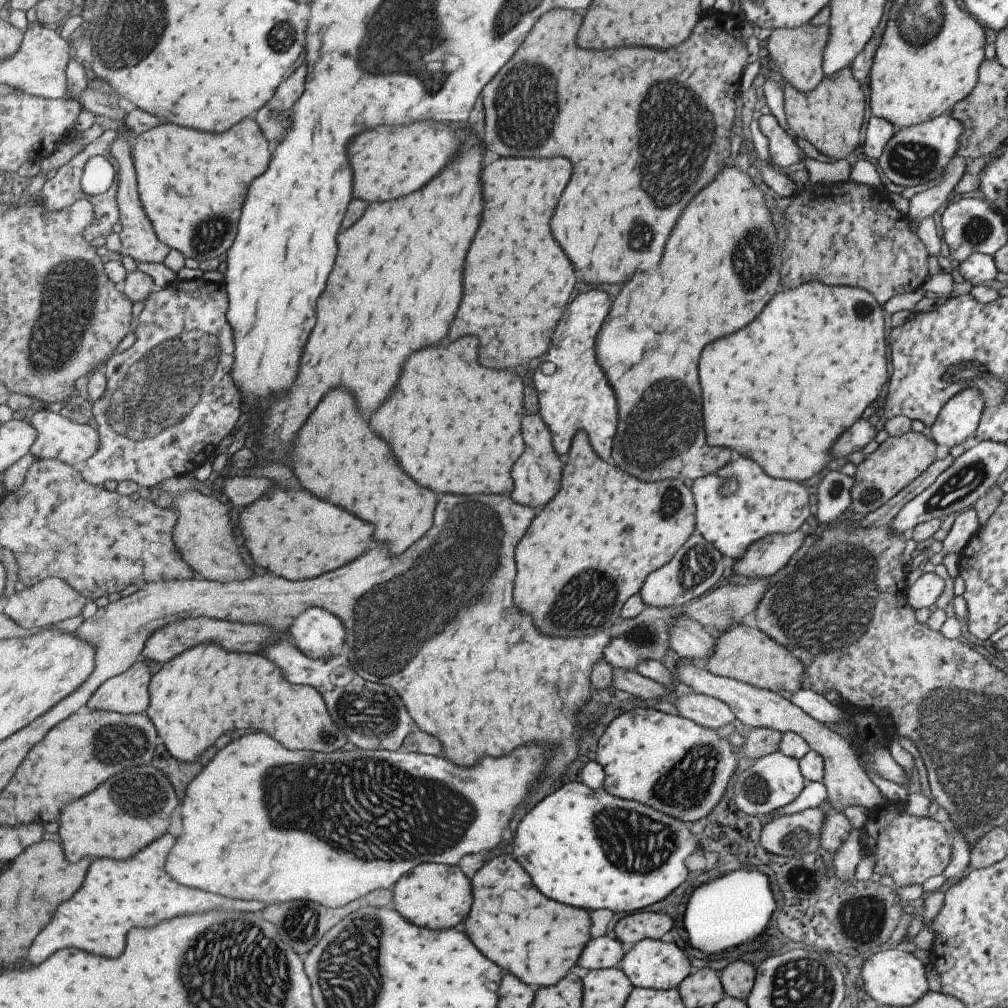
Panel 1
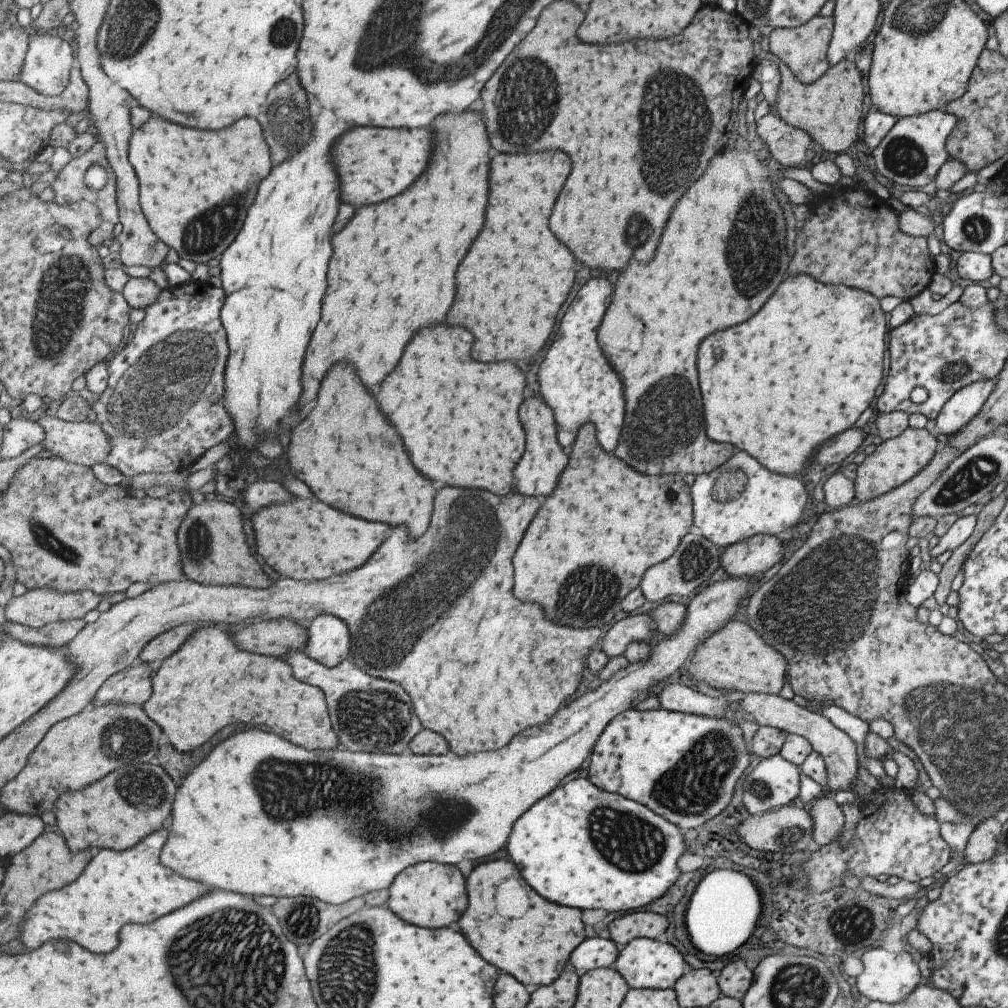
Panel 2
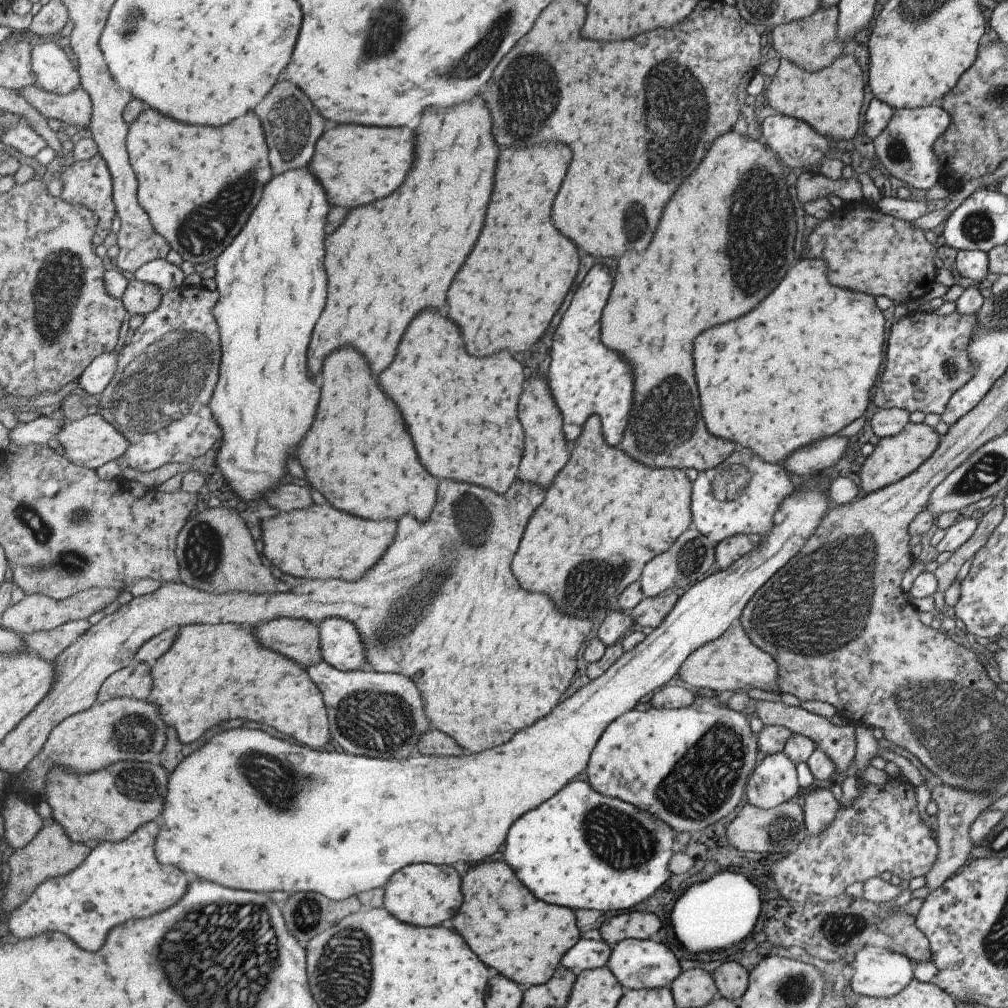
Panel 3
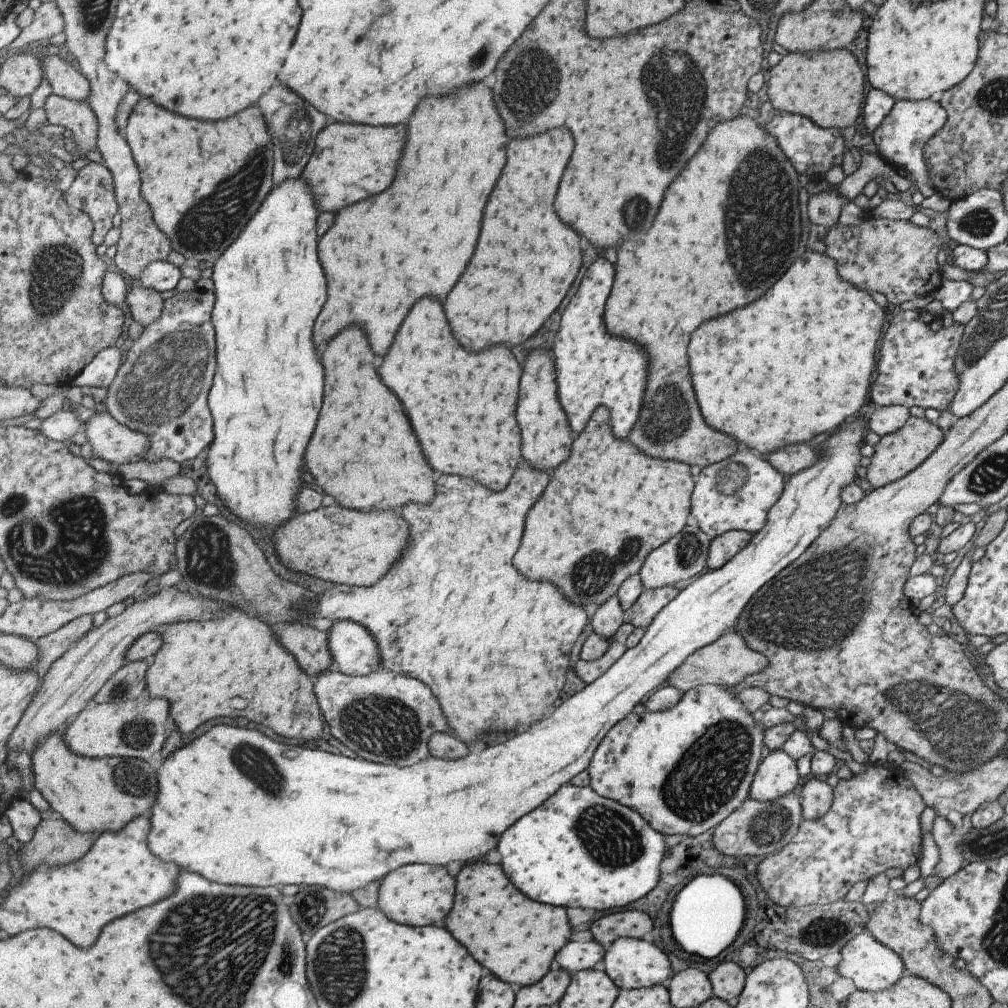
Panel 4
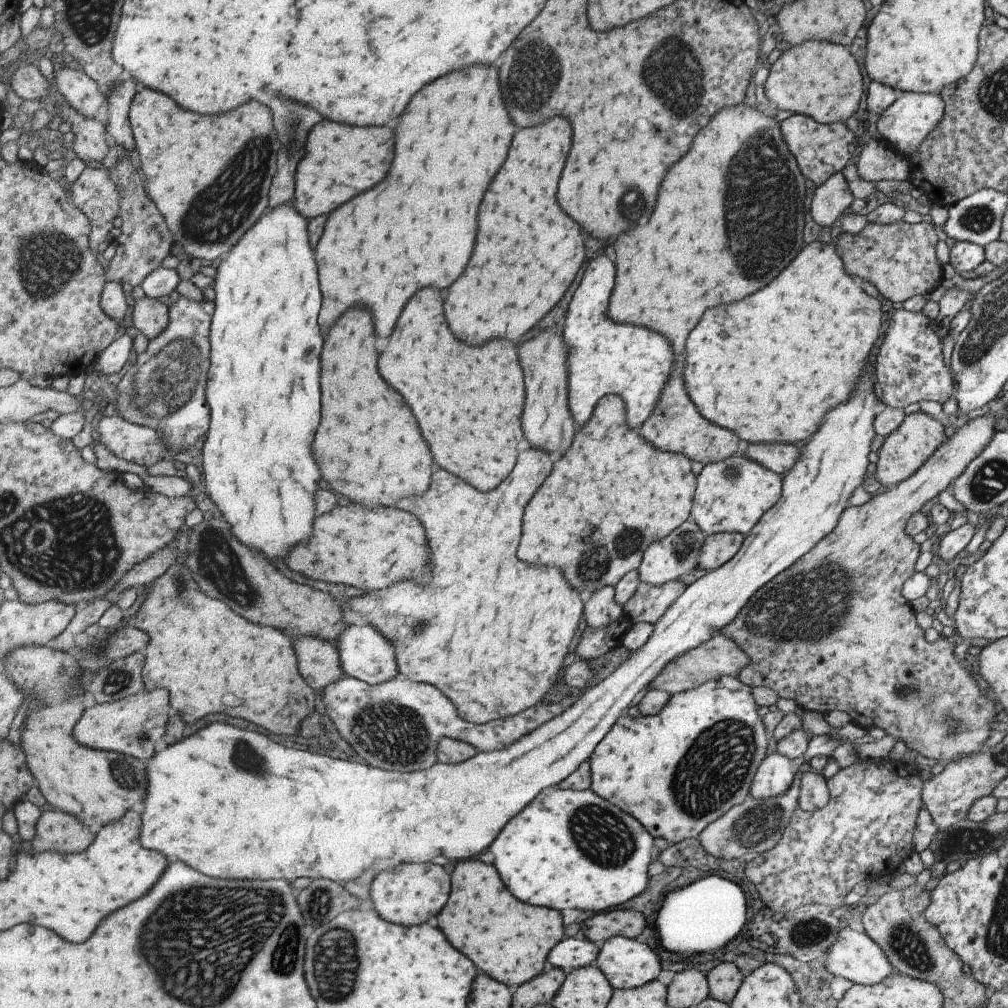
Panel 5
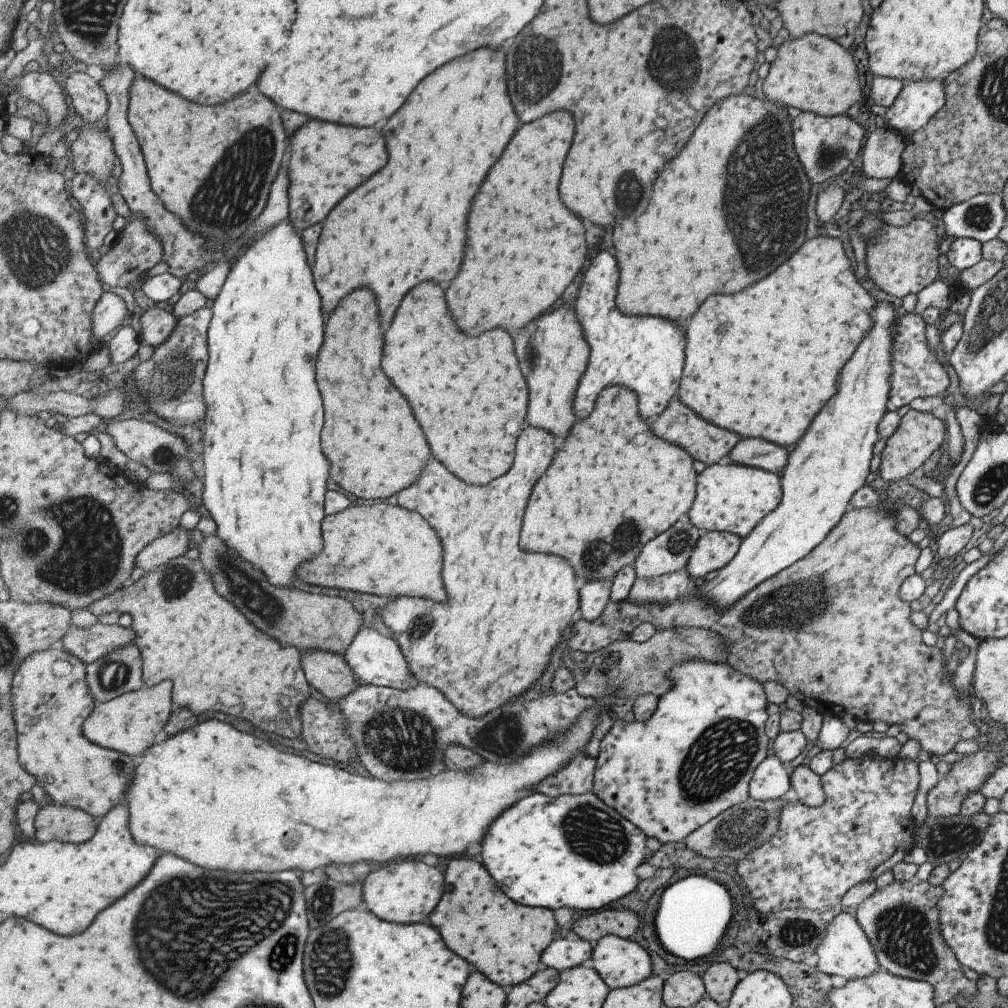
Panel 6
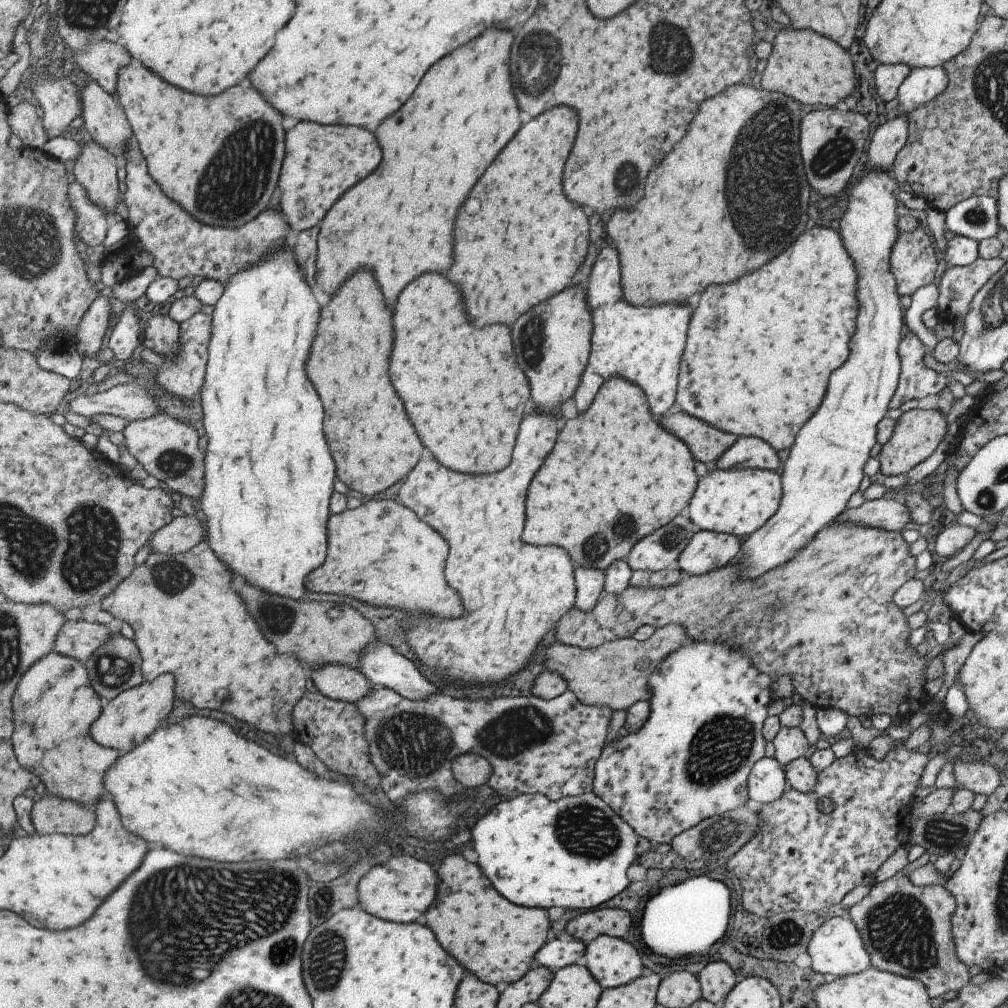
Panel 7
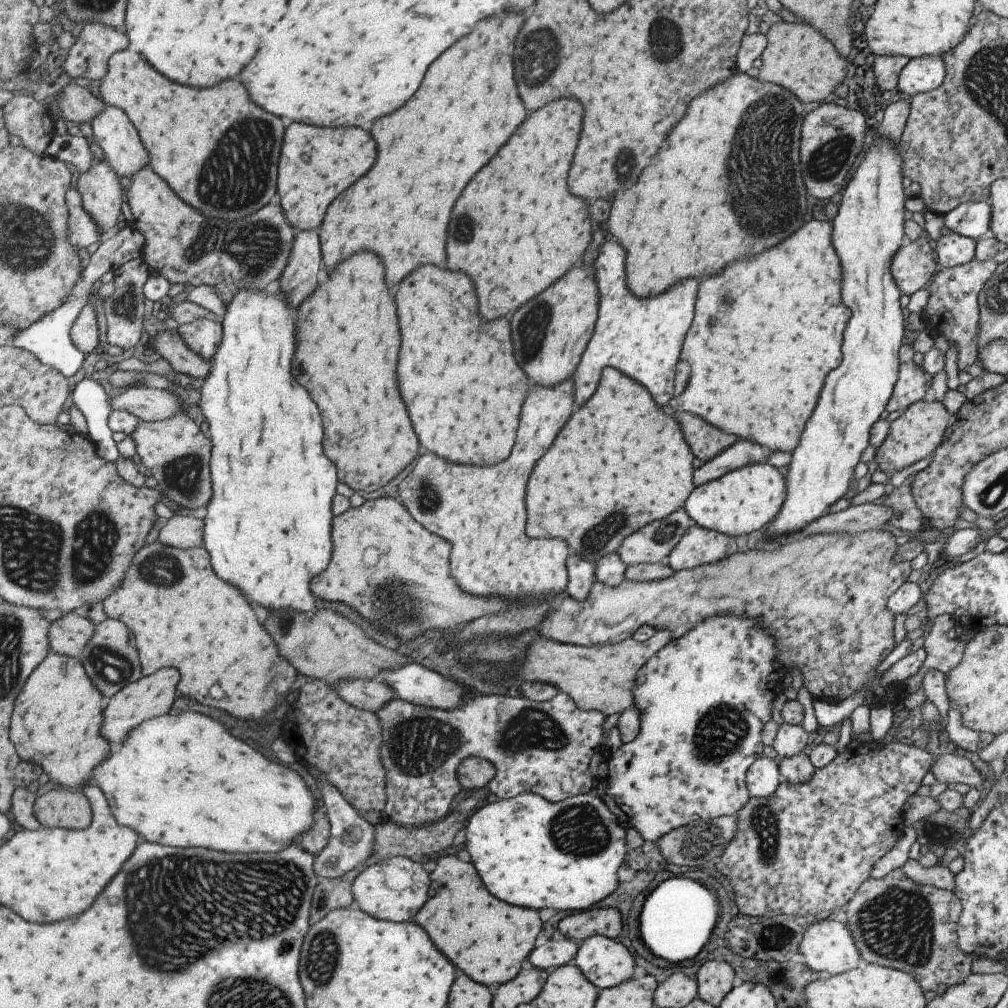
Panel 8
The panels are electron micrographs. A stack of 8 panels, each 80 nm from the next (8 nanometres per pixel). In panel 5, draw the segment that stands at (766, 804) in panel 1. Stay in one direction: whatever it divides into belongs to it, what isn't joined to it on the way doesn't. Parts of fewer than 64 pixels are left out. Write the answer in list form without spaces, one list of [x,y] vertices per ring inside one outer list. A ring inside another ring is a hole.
[[[779,752],[765,756],[753,776],[748,795],[757,800],[767,800],[784,794],[797,771],[802,770],[803,760],[803,755],[785,758]]]

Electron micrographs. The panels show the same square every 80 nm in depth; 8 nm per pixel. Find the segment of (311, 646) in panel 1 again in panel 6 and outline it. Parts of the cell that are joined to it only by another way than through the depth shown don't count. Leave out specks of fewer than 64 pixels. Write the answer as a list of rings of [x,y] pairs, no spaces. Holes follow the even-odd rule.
[[[368,626],[356,636],[356,640],[352,642],[345,658],[361,684],[393,687],[402,691],[419,686],[420,681],[412,673],[408,658],[404,655],[400,643],[391,636],[379,635],[377,630]]]

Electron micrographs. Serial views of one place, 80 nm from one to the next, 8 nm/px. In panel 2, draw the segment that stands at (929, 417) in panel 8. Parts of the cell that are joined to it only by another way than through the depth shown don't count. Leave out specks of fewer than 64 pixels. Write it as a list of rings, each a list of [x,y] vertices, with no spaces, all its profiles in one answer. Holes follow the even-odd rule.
[[[909,427],[905,428],[898,436],[879,442],[875,446],[875,450],[865,456],[865,460],[857,466],[853,480],[853,486],[855,486],[853,503],[860,505],[861,502],[869,502],[869,500],[873,500],[873,498],[901,486],[909,478],[913,478],[933,458],[937,442],[935,436],[927,432],[925,428],[919,430]]]

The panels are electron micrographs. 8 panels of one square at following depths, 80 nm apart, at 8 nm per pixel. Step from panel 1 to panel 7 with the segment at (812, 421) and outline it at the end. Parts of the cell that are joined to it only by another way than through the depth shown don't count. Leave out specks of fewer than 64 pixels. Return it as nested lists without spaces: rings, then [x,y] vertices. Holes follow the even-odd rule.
[[[813,226],[809,230],[805,230],[791,246],[785,248],[785,252],[777,254],[775,258],[769,260],[769,264],[765,262],[763,268],[753,270],[751,274],[741,274],[741,278],[723,284],[723,286],[707,286],[693,310],[693,322],[689,322],[689,346],[685,346],[685,362],[681,362],[681,390],[677,393],[677,408],[679,410],[693,415],[695,418],[706,422],[708,425],[717,426],[719,430],[725,432],[733,432],[735,436],[755,436],[765,440],[773,450],[783,450],[789,448],[793,444],[793,438],[797,434],[797,430],[803,426],[803,422],[815,412],[815,408],[819,406],[823,392],[825,392],[825,384],[827,384],[827,376],[839,368],[845,358],[847,358],[847,340],[851,336],[854,329],[855,316],[857,314],[855,292],[856,276],[853,274],[853,266],[849,256],[845,254],[837,232],[833,232],[831,228],[823,228],[823,226]]]

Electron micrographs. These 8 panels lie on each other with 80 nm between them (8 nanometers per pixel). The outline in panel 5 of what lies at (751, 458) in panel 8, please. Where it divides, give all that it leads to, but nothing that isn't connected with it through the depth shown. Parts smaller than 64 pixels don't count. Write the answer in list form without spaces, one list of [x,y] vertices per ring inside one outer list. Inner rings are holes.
[[[749,444],[745,448],[745,456],[749,460],[765,466],[767,470],[783,476],[797,460],[797,448],[789,446],[789,444],[773,444],[773,446]]]

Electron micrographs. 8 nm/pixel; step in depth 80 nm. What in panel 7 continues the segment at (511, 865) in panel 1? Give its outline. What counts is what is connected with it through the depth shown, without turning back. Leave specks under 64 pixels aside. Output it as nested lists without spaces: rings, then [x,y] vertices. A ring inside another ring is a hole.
[[[449,855],[444,860],[439,868],[441,898],[437,898],[437,906],[425,914],[427,926],[437,930],[437,938],[441,938],[441,946],[445,946],[449,954],[453,954],[467,970],[485,978],[483,981],[486,983],[504,987],[520,981],[528,974],[535,954],[553,937],[553,926],[547,910],[515,906],[503,898],[478,863],[471,864],[461,855]],[[473,904],[485,920],[485,928],[481,930],[471,930]]]

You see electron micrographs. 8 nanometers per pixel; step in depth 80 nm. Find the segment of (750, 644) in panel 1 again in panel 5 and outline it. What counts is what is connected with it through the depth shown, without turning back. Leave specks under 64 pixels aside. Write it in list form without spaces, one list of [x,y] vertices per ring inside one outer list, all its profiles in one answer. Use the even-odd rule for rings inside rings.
[[[720,632],[711,636],[707,642],[703,642],[701,646],[689,650],[681,657],[672,662],[659,677],[653,681],[654,690],[663,690],[669,692],[669,695],[681,693],[685,690],[693,689],[694,687],[701,686],[704,682],[711,682],[717,680],[721,676],[736,677],[741,668],[745,668],[747,664],[751,664],[749,656],[741,652],[741,648],[737,646],[731,638],[726,638]]]

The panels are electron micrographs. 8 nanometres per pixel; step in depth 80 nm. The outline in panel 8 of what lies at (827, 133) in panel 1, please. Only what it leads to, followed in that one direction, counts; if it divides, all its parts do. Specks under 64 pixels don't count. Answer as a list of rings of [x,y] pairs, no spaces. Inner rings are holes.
[[[782,20],[769,24],[765,36],[766,46],[759,56],[761,65],[757,79],[786,88],[807,107],[827,102],[825,98],[829,98],[831,90],[845,76],[845,64],[825,36],[819,34],[809,23]]]

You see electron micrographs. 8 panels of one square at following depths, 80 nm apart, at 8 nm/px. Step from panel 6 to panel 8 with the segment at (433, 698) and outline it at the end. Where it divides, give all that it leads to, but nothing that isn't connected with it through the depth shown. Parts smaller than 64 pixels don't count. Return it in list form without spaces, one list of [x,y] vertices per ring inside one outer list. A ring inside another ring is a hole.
[[[557,693],[555,698],[548,701],[534,701],[523,696],[503,696],[503,695],[487,695],[466,700],[466,703],[455,710],[443,710],[433,707],[424,707],[408,703],[399,697],[395,698],[387,707],[379,711],[378,718],[382,720],[384,726],[384,742],[382,743],[382,760],[385,768],[388,770],[388,801],[386,802],[386,809],[383,811],[383,818],[385,820],[391,819],[399,825],[408,827],[423,827],[437,825],[443,821],[451,811],[451,804],[455,802],[455,798],[459,798],[466,791],[463,789],[461,781],[457,778],[457,772],[461,764],[469,757],[481,757],[482,759],[489,759],[495,766],[496,775],[490,782],[490,790],[501,799],[512,799],[523,793],[537,793],[545,797],[551,802],[565,800],[569,797],[580,795],[581,793],[587,794],[589,791],[594,790],[596,786],[596,778],[591,776],[589,764],[595,756],[595,752],[602,750],[603,734],[605,734],[605,722],[607,722],[607,715],[600,710],[582,711],[576,705],[576,702],[567,693]]]

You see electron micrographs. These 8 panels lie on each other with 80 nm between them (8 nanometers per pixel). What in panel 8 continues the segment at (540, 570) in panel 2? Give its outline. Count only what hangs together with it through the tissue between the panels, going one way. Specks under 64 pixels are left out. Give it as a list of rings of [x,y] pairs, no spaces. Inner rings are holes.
[[[607,367],[602,374],[601,388],[595,394],[595,398],[581,410],[577,412],[575,420],[569,422],[569,426],[565,426],[565,430],[561,430],[561,434],[557,436],[557,442],[551,446],[549,454],[545,454],[545,458],[541,458],[541,462],[537,464],[537,470],[533,470],[533,478],[529,480],[529,536],[533,538],[567,538],[572,552],[577,553],[581,558],[587,558],[589,562],[597,562],[599,558],[603,558],[605,554],[612,552],[617,553],[617,549],[621,546],[621,542],[637,529],[640,529],[644,524],[654,520],[663,520],[668,518],[668,514],[679,508],[683,502],[687,500],[687,496],[694,489],[692,481],[692,472],[694,471],[693,457],[691,456],[691,448],[687,448],[688,443],[683,442],[685,438],[681,432],[681,426],[678,420],[672,414],[665,414],[649,396],[649,392],[645,390],[641,383],[635,379],[629,378],[628,374],[617,370],[615,367]],[[617,514],[617,524],[605,524],[605,520],[609,516]]]

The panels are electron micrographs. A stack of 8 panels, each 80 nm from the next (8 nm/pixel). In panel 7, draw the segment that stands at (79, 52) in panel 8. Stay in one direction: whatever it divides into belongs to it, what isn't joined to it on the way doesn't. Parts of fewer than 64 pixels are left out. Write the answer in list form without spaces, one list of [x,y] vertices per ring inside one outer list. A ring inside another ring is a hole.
[[[89,41],[84,51],[72,53],[71,60],[79,69],[90,74],[103,90],[116,97],[118,72],[132,59],[132,54],[121,42]]]

